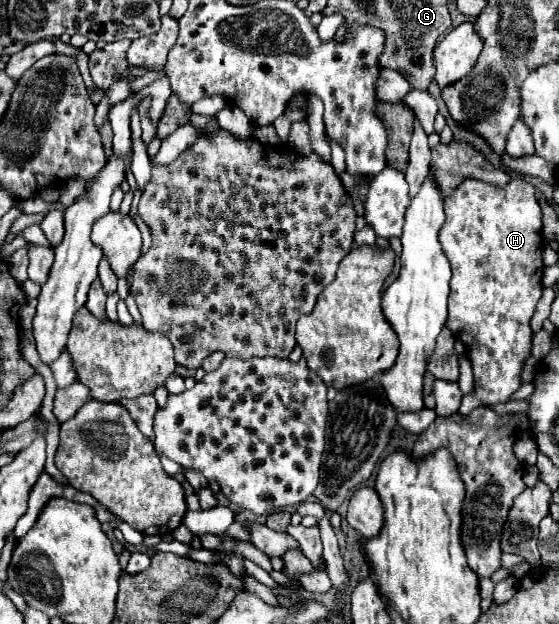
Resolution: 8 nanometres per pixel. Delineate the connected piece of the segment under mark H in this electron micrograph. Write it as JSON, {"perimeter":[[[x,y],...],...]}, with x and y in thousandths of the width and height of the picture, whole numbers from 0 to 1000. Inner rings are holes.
{"perimeter":[[[843,285],[828,288],[828,295],[821,295],[821,301],[814,301],[814,308],[796,321],[796,356],[785,369],[785,388],[810,433],[803,510],[796,522],[832,551],[850,603],[850,631],[828,635],[818,657],[825,667],[835,667],[860,647],[907,644],[911,635],[932,619],[928,603],[936,593],[936,577],[946,571],[953,542],[946,513],[971,465],[968,330],[961,324],[957,298],[939,285],[918,285],[903,301]]]}

